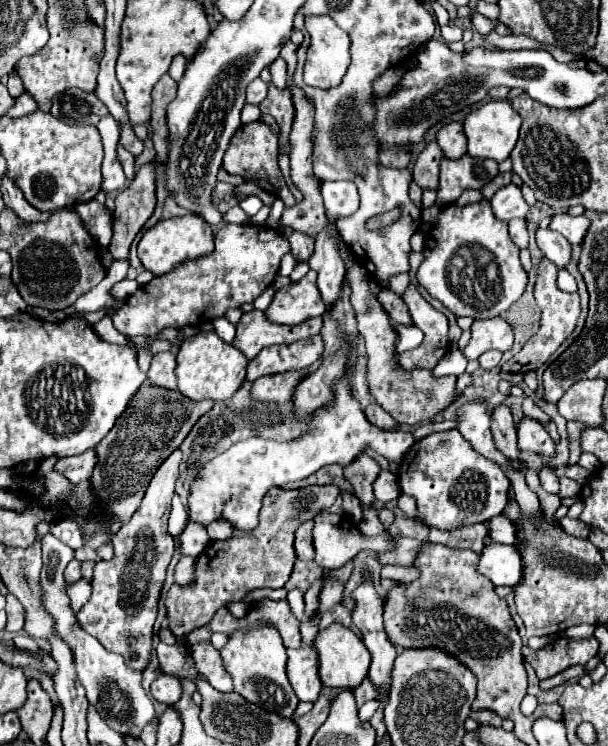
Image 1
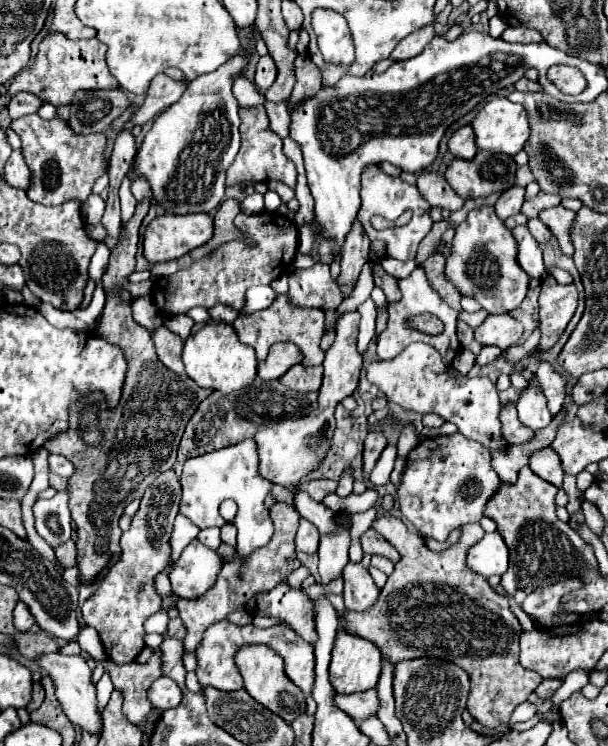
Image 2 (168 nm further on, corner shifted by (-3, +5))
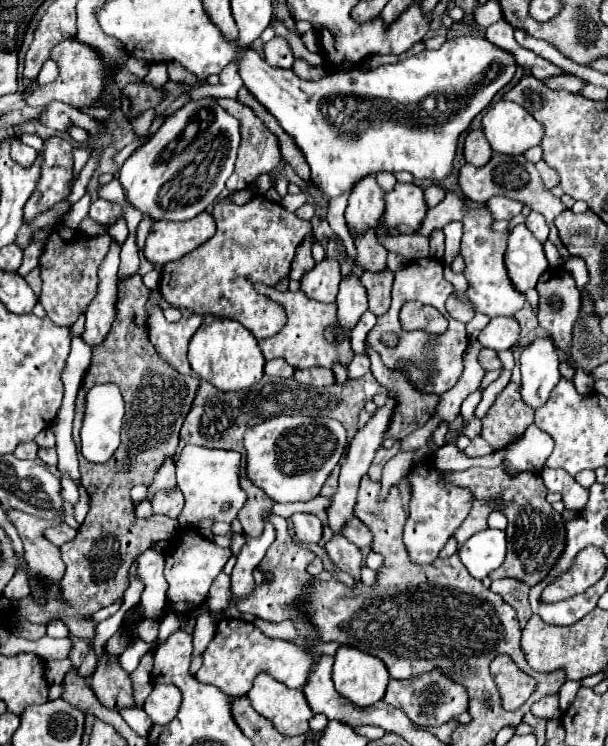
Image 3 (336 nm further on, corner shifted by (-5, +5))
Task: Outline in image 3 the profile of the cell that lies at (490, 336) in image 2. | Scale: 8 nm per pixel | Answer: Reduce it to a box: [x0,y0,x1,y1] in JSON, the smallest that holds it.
[479,318,521,350]

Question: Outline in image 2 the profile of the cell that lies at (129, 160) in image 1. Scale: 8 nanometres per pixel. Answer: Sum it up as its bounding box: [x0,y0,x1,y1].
[131,178,152,201]

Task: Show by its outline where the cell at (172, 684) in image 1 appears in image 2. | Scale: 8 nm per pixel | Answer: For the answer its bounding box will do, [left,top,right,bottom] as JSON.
[149,676,181,710]

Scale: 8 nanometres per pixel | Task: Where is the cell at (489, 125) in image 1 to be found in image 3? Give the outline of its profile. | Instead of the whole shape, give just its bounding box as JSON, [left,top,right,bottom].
[483,100,545,154]

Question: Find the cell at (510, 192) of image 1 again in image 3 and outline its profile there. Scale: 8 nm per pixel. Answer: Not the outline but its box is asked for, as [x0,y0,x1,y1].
[485,196,523,220]

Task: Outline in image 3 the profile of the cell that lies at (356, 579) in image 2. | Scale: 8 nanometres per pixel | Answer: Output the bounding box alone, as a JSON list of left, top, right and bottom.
[325,534,363,582]

